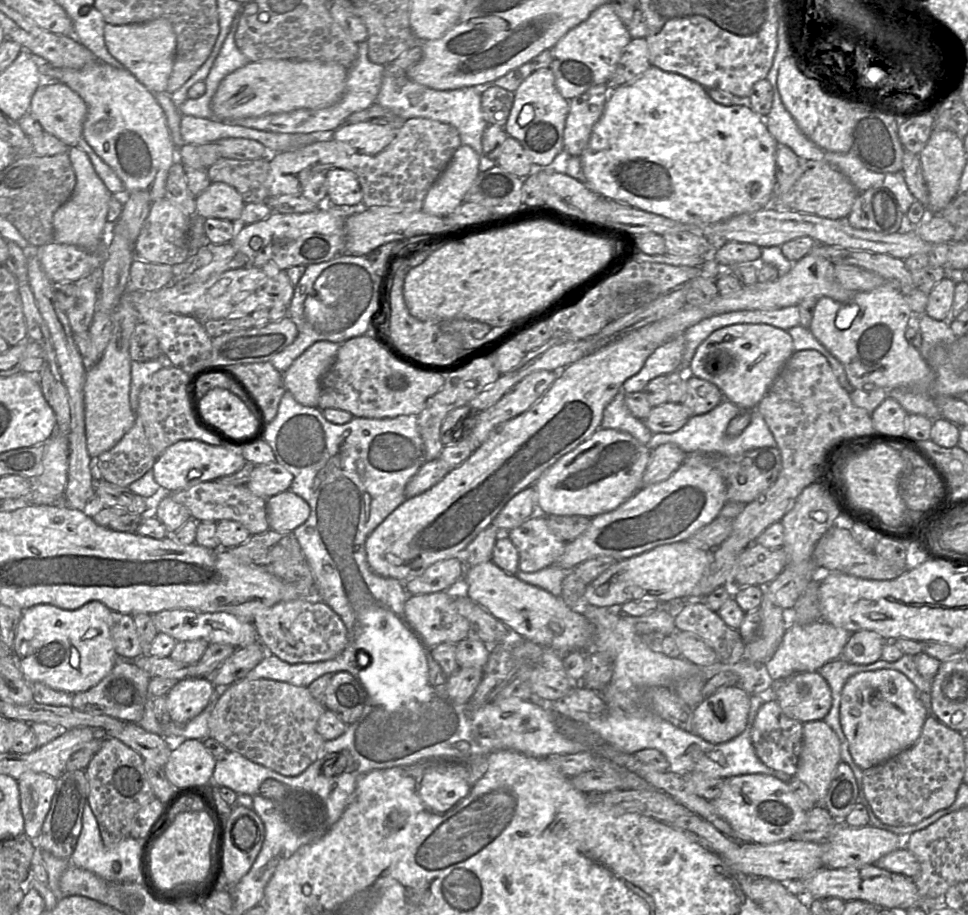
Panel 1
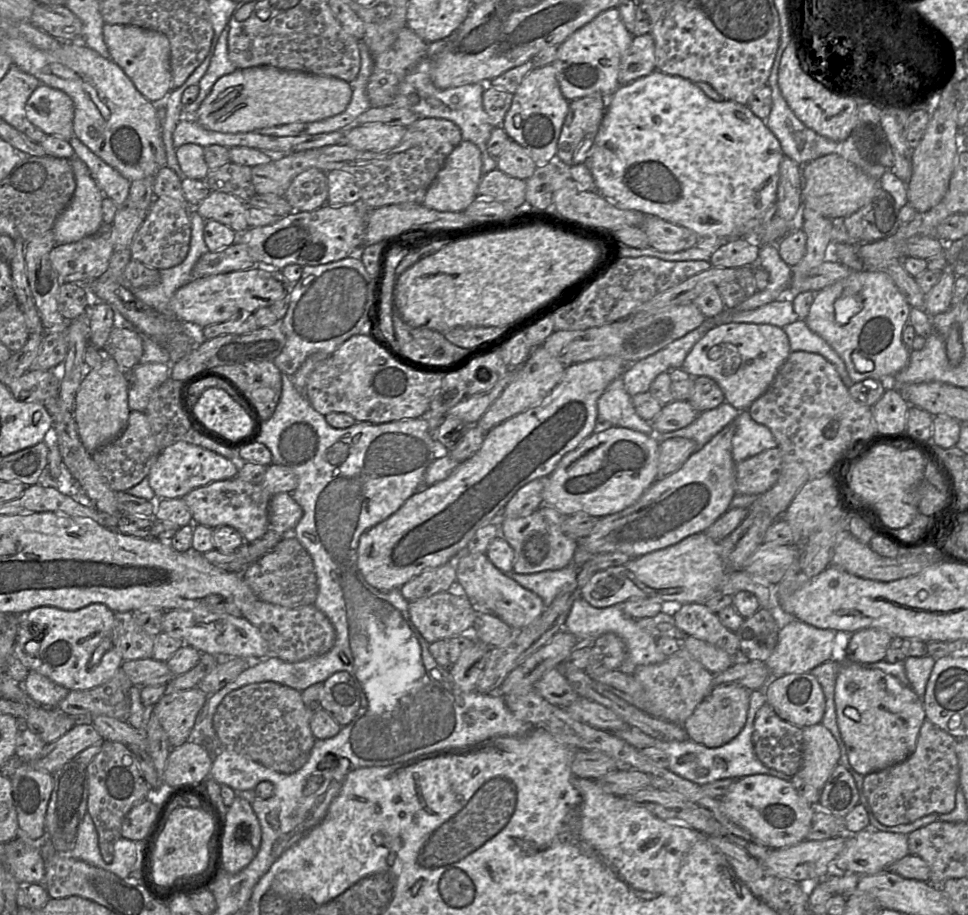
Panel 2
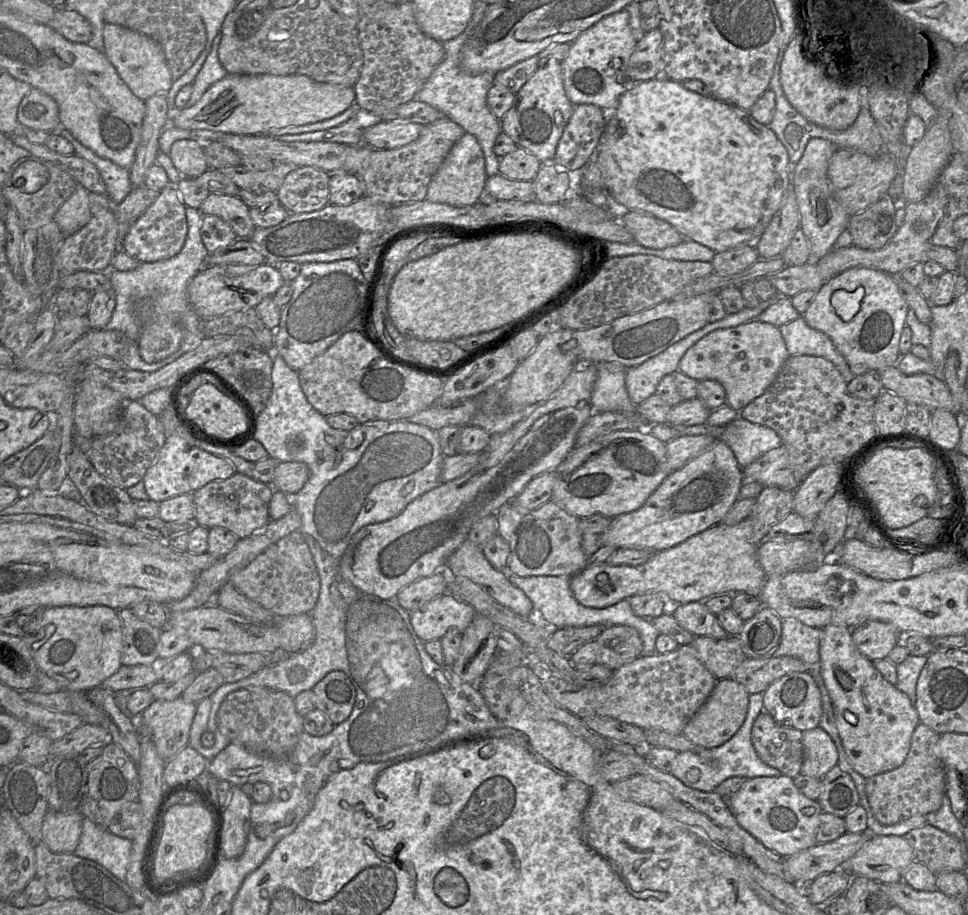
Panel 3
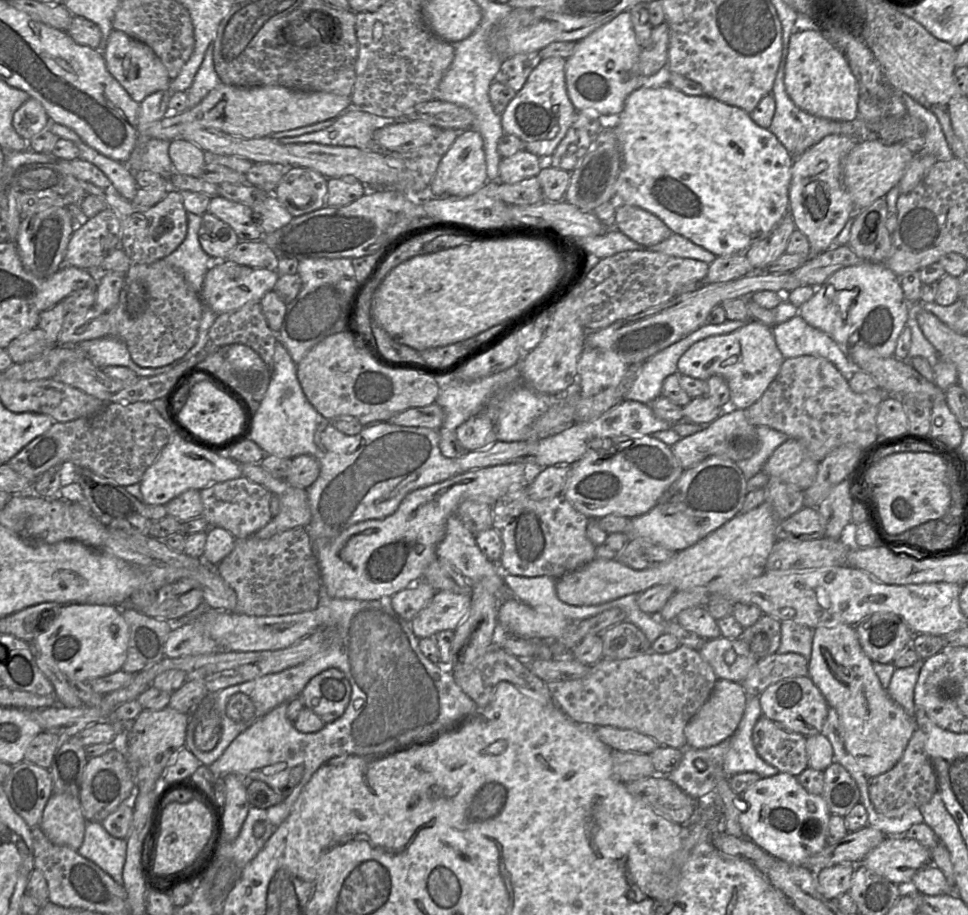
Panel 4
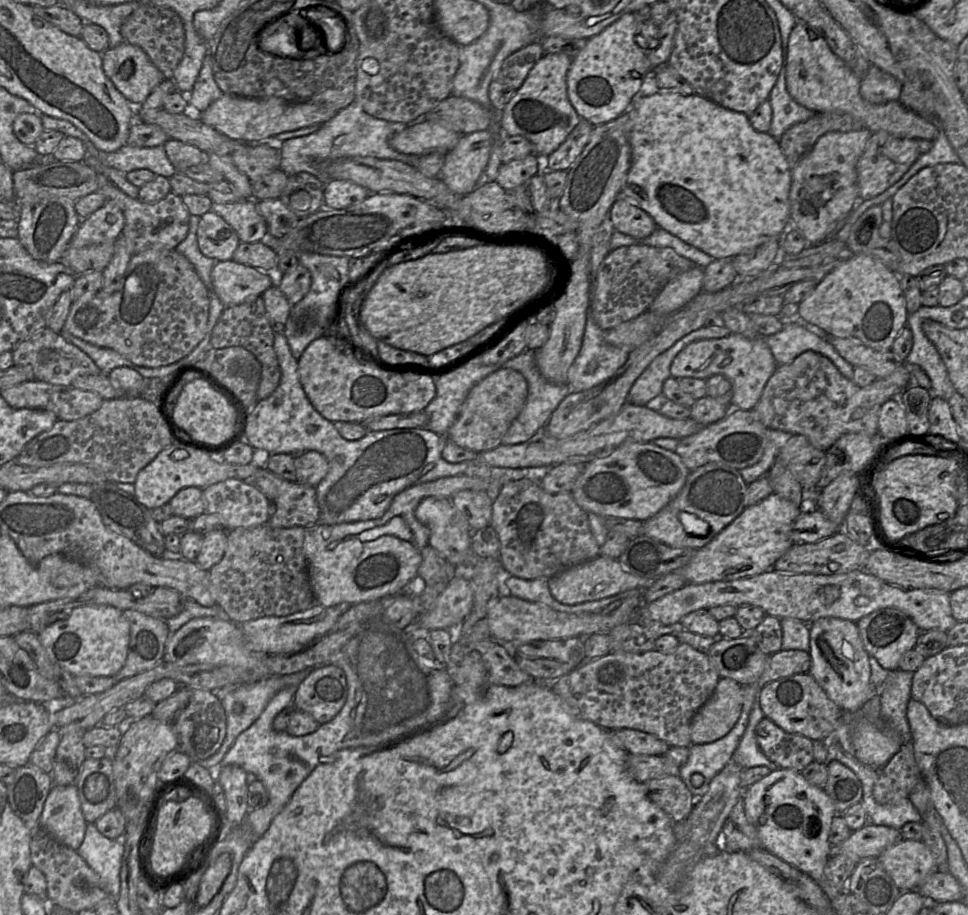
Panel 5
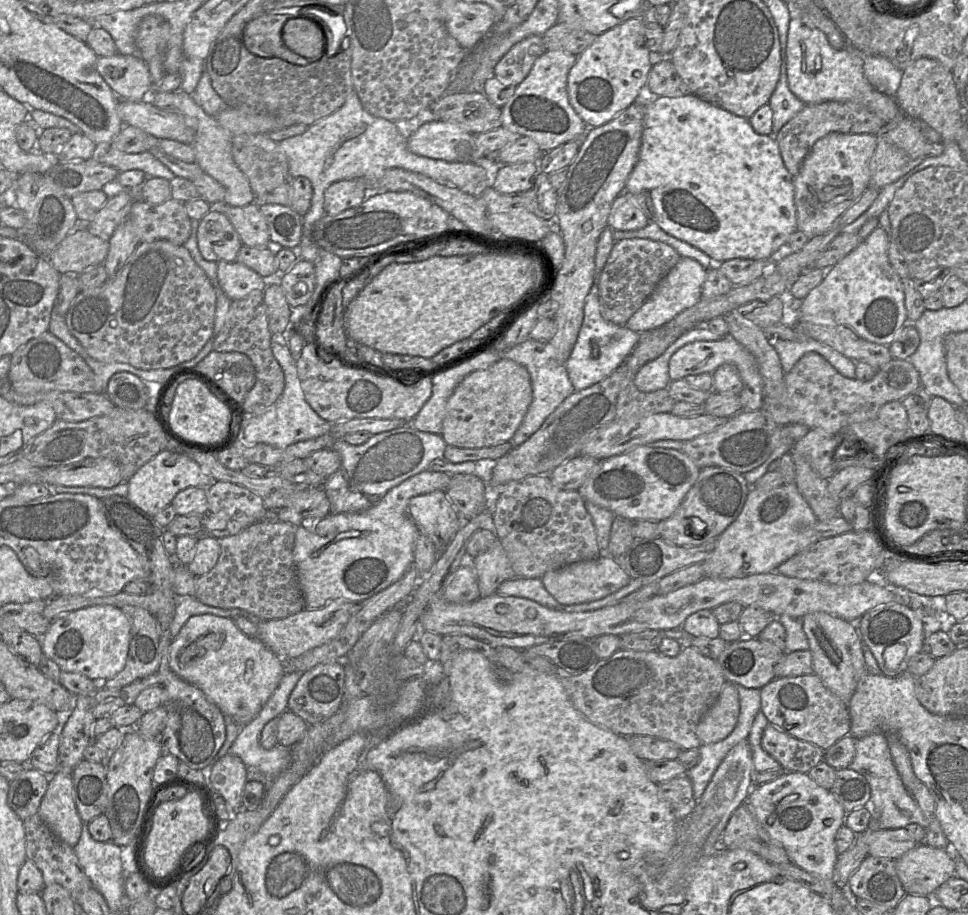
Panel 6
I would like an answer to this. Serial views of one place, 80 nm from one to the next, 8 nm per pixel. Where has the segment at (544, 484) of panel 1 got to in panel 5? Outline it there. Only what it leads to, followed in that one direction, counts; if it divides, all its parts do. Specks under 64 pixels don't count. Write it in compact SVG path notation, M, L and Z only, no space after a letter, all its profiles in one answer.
M629 442L616 448L608 457L585 464L570 493L587 513L644 522L680 492L689 473L690 470L675 452L652 443Z

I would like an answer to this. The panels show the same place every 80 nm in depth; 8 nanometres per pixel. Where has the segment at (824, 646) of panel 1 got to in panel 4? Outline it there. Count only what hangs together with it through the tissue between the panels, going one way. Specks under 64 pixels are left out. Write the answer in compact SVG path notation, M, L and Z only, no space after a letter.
M793 620L781 621L781 642L777 654L798 653L808 661L812 653L814 629Z

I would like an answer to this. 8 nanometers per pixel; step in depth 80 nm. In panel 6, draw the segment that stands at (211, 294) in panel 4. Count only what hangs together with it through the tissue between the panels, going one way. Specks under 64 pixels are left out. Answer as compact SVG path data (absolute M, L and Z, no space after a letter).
M238 261L217 262L217 278L221 289L232 300L246 297L253 290L264 291L268 280Z

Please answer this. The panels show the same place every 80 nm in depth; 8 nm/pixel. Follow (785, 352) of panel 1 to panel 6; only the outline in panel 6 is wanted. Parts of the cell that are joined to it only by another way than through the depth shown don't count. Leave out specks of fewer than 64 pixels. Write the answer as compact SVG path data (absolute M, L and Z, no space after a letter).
M730 336L716 341L696 341L678 349L669 360L671 381L682 380L689 375L713 373L719 366L731 364L736 367L743 383L739 394L742 410L758 411L763 406L763 381L755 357Z

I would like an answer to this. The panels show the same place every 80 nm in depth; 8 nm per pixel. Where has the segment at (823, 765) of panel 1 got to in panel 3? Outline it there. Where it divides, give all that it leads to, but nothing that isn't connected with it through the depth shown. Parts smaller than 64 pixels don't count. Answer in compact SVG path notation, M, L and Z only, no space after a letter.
M821 727L802 732L803 764L801 774L822 779L824 775L838 765L838 751L835 743Z

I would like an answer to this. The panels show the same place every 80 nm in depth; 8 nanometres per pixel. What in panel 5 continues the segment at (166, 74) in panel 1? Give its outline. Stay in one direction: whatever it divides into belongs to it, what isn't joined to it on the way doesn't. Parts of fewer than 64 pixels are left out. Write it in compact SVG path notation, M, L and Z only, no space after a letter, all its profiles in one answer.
M126 41L102 53L102 68L116 89L135 107L165 79L140 47Z

